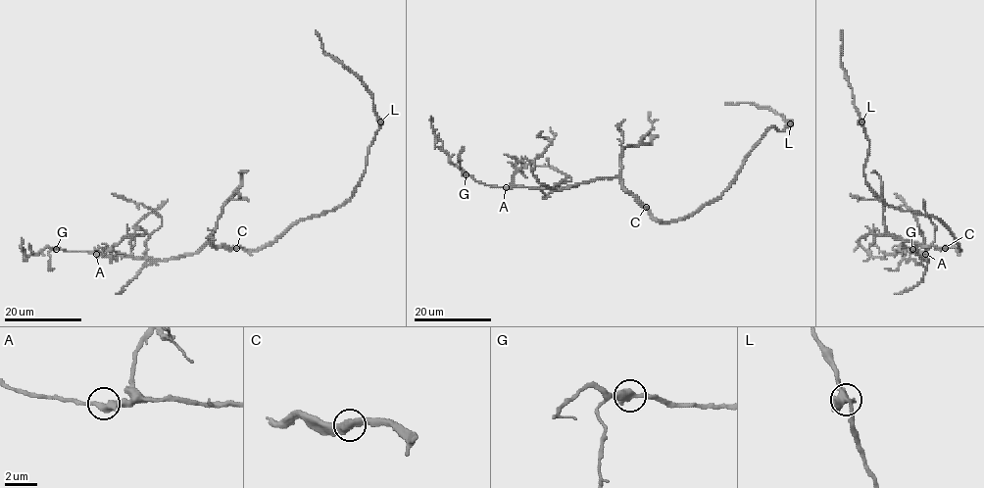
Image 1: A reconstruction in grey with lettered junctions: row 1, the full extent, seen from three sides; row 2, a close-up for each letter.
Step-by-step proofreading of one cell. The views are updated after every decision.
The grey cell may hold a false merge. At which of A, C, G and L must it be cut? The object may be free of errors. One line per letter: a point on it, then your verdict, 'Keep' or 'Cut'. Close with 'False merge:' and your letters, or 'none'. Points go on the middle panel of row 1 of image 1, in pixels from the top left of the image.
A: Place: (506, 187). Keep
C: Place: (646, 207). Keep
G: Place: (466, 174). Keep
L: Place: (790, 123). Keep
False merge: none

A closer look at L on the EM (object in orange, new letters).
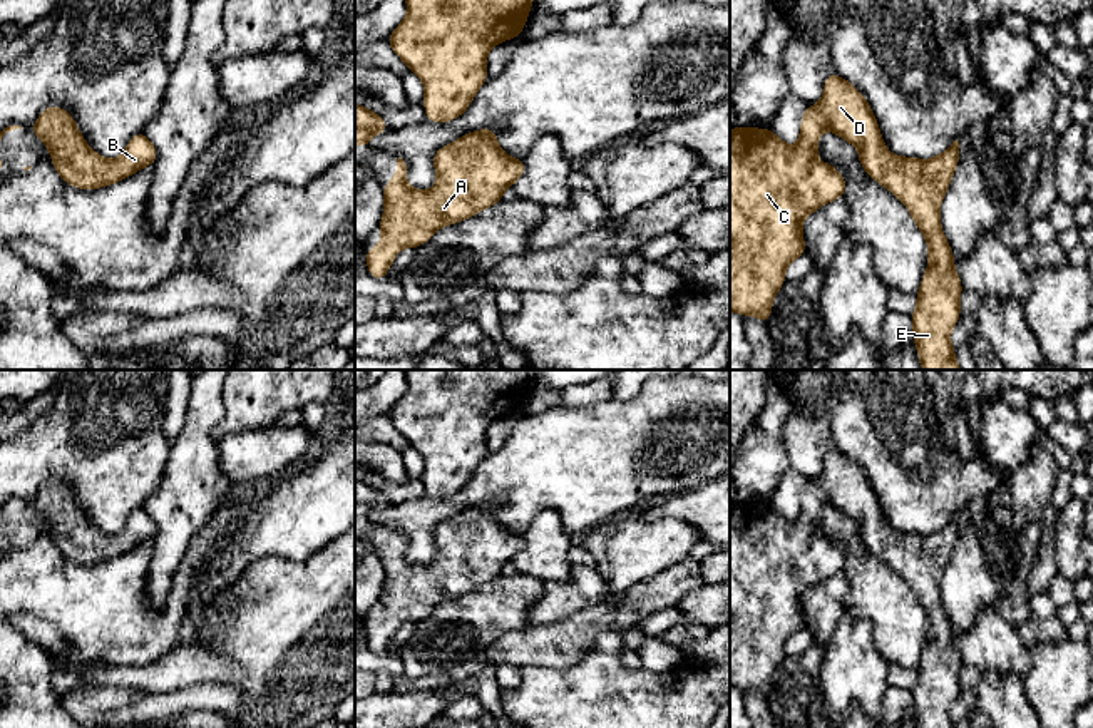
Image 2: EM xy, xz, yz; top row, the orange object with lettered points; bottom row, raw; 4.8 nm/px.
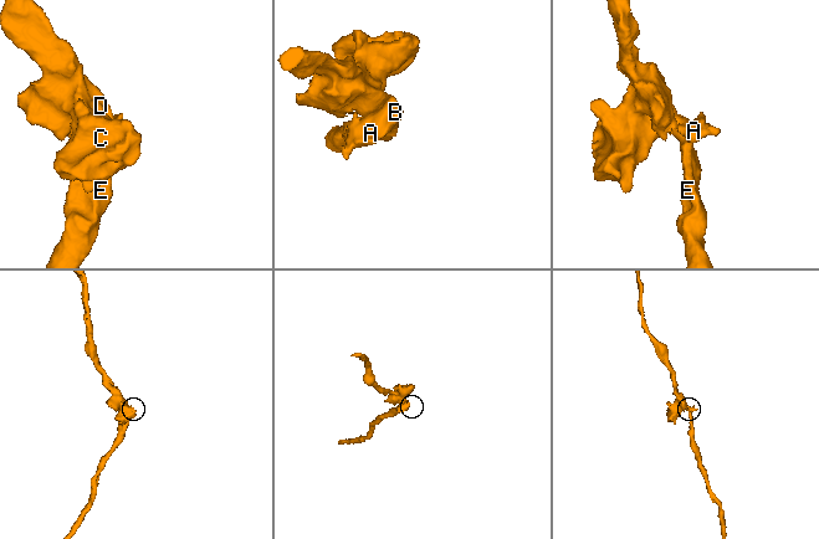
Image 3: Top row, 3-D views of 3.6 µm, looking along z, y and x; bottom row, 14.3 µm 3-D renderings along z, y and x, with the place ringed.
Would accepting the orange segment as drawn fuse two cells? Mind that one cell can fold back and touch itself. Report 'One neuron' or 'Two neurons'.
One neuron

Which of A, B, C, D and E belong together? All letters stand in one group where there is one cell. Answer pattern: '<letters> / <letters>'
A B C D E

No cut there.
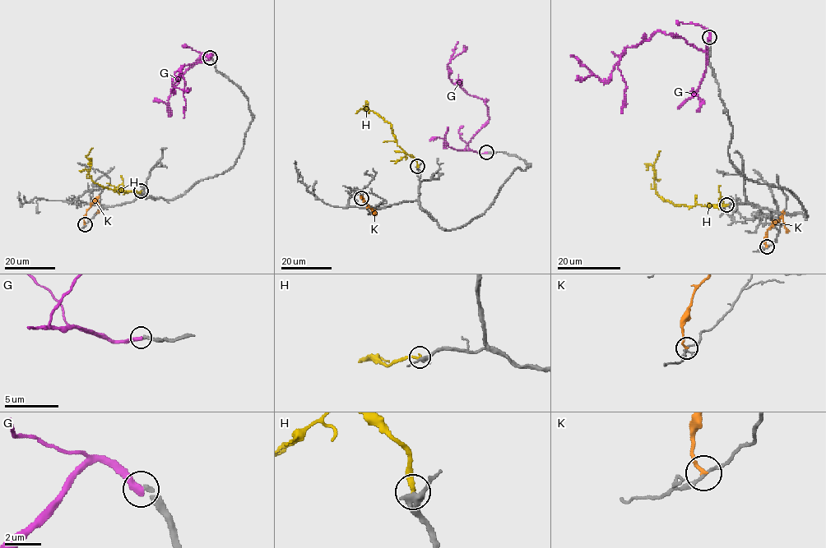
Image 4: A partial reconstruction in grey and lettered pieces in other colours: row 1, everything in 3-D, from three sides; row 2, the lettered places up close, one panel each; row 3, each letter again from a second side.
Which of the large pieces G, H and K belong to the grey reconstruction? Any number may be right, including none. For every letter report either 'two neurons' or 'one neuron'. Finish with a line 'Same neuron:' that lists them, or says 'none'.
G: one neuron
H: one neuron
K: two neurons
Same neuron: G, H

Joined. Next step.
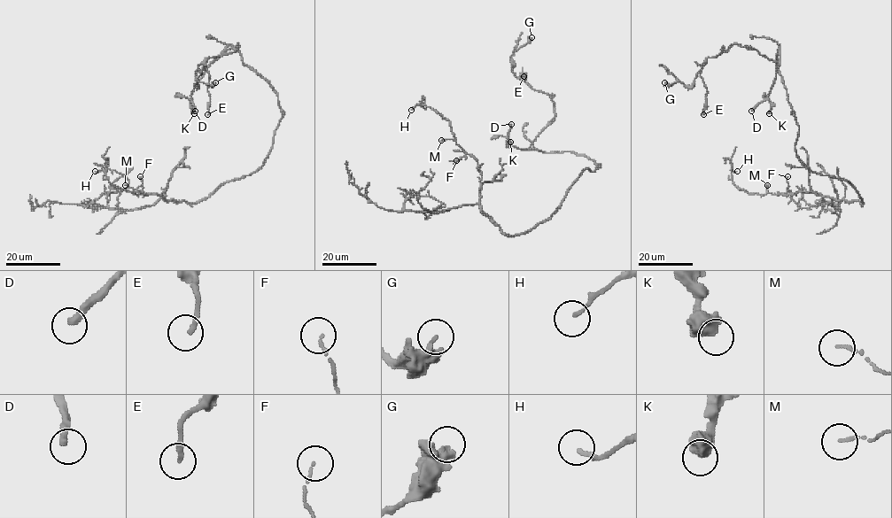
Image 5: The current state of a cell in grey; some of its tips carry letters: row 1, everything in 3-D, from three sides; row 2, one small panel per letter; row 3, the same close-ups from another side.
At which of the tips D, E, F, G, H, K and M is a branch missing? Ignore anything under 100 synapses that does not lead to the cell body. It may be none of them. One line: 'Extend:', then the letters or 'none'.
Extend: D

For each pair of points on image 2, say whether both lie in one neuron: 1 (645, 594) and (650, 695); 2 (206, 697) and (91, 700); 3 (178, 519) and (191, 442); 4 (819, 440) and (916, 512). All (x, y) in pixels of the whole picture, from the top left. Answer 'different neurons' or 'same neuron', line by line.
1: different neurons
2: same neuron
3: same neuron
4: different neurons

